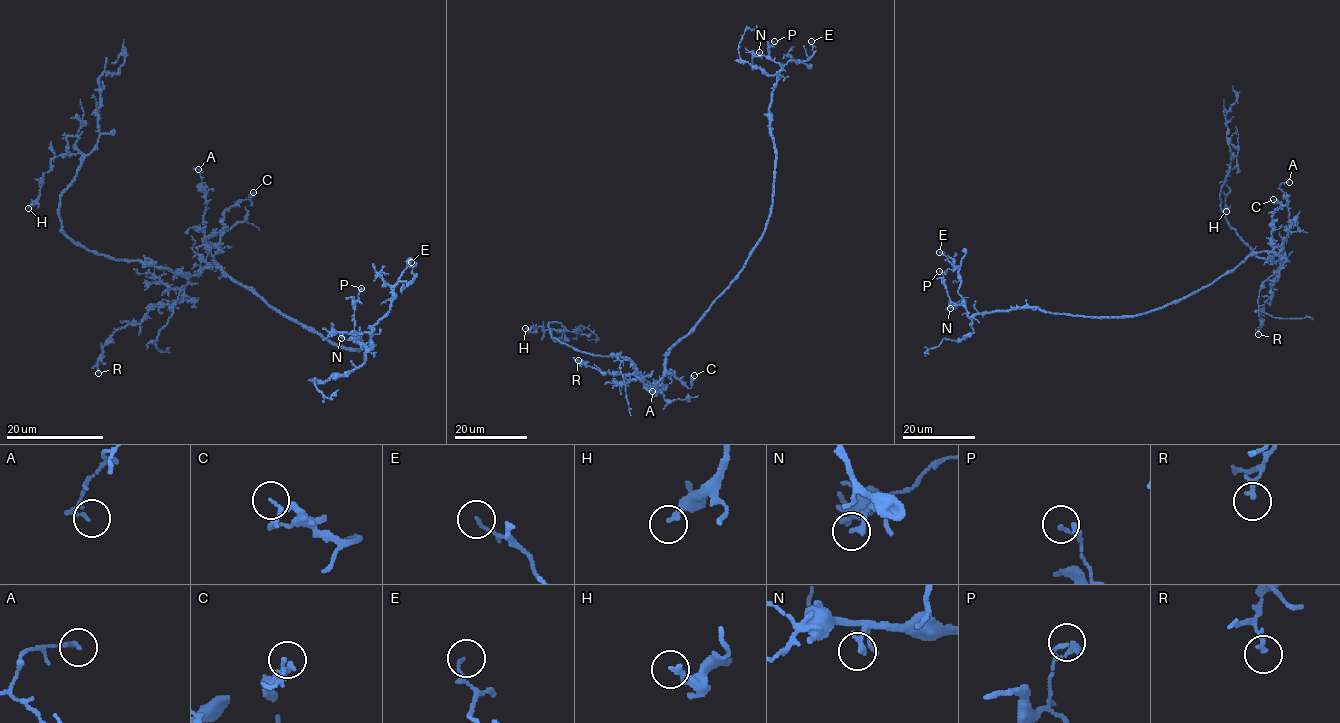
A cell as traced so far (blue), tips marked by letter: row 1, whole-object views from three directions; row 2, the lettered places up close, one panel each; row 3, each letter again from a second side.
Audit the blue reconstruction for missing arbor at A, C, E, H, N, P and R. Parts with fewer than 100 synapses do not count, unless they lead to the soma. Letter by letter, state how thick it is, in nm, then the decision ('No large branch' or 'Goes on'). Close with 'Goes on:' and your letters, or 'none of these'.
A: Thickness 130 nm. No large branch
C: Thickness 140 nm. No large branch
E: Thickness 110 nm. No large branch
H: Thickness 170 nm. No large branch
N: Thickness 200 nm. No large branch
P: Thickness 130 nm. No large branch
R: Thickness 190 nm. No large branch
Goes on: none of these

